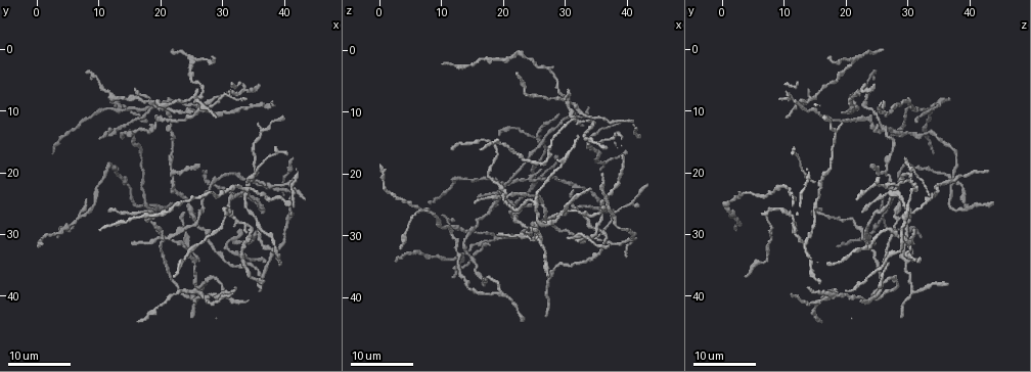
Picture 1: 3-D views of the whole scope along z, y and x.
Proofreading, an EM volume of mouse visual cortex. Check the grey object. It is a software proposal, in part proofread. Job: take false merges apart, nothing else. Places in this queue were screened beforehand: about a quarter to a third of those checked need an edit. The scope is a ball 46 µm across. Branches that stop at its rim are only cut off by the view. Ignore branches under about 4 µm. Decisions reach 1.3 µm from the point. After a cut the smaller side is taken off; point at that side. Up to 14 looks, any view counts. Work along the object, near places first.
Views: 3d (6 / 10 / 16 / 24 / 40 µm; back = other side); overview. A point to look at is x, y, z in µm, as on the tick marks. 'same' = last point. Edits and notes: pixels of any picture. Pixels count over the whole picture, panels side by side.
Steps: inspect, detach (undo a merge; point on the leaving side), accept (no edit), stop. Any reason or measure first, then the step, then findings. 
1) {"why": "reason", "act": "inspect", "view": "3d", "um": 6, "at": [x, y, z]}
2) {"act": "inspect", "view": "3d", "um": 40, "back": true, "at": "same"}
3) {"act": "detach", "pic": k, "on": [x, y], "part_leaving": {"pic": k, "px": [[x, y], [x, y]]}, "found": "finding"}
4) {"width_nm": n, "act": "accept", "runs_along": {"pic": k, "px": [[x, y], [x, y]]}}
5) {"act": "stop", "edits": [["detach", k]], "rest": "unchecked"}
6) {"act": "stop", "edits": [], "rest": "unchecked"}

{"why": "a fork", "act": "inspect", "view": "3d", "um": 16, "at": [22.0, 20.0, 26.5]}

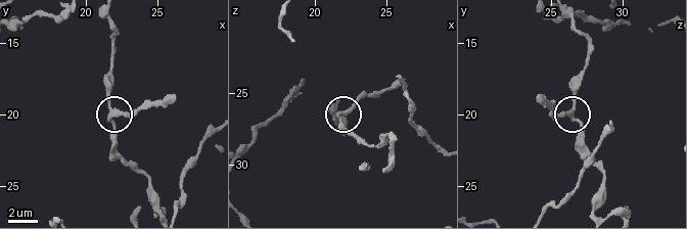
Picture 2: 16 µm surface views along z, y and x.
{"why": "zoom in", "act": "inspect", "view": "3d", "um": 6, "at": [22.0, 19.6, 26.4]}

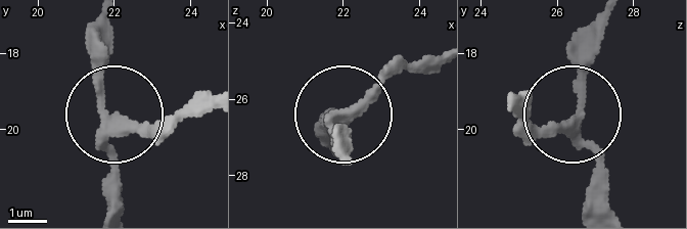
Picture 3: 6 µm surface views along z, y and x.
{"act": "accept", "runs_along": {"pic": 3, "px": [[120, 207], [103, 128], [120, 119], [194, 119]]}, "found": "continuous, no second cell"}

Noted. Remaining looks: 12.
{"why": "looks like a crossing", "act": "inspect", "view": "3d", "um": 24, "at": [20.0, 31.0, 23.5]}

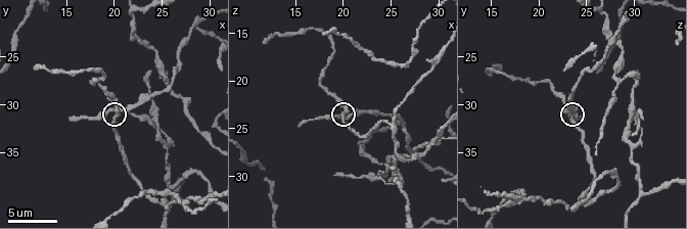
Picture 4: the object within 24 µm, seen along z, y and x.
{"act": "inspect", "view": "3d", "um": 6, "at": [20.2, 31.0, 23.2]}

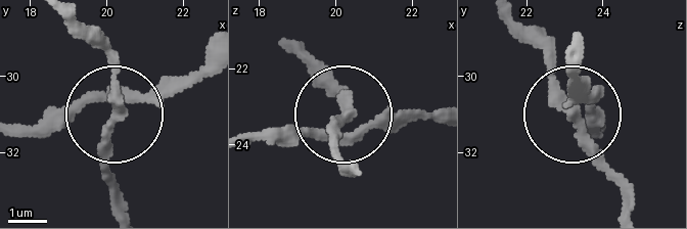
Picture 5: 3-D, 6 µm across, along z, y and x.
{"width_nm": 270, "act": "accept", "runs_along": {"pic": 5, "px": [[208, 54], [120, 113], [100, 29]]}, "found": "one cell here"}

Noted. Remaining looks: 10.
{"why": "three-way junction", "act": "inspect", "view": "3d", "um": 16, "at": [28.0, 9.5, 13.0]}

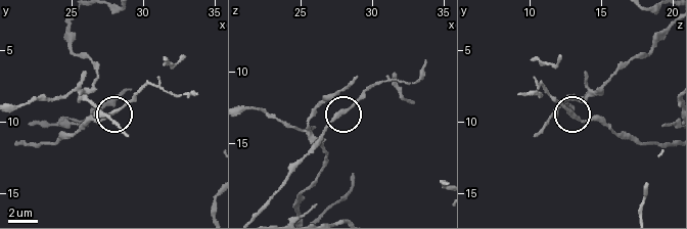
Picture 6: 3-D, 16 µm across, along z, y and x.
{"act": "inspect", "view": "3d", "um": 10, "at": [27.8, 9.4, 12.8]}

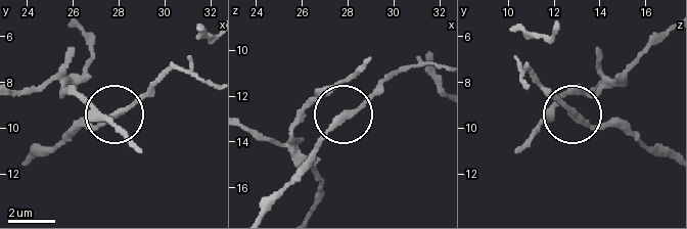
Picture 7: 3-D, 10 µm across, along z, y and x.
{"act": "accept", "runs_along": {"pic": 7, "px": [[263, 208], [319, 137], [387, 75]]}, "found": "continuous, no second cell"}

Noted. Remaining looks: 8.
{"why": "two arms in line, one across", "act": "inspect", "view": "3d", "um": 24, "at": [6.0, 28.0, 25.5]}

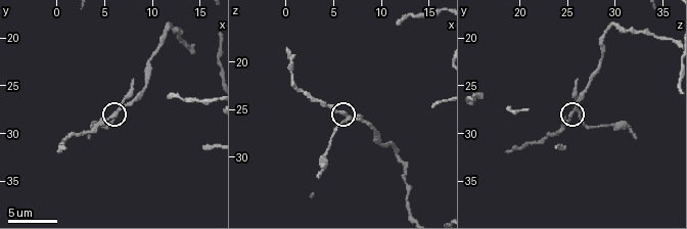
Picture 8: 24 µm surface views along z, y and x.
{"act": "inspect", "view": "3d", "um": 6, "at": [6.4, 27.6, 26.0]}

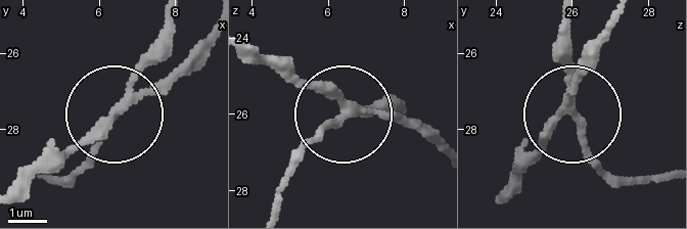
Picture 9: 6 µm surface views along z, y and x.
{"act": "accept", "runs_along": {"pic": 9, "px": [[436, 147], [358, 108], [292, 154]]}, "found": "continuous, no second cell"}

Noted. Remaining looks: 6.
{"why": "two arms in line, one across", "act": "inspect", "view": "3d", "um": 16, "at": [18.5, 9.0, 30.5]}

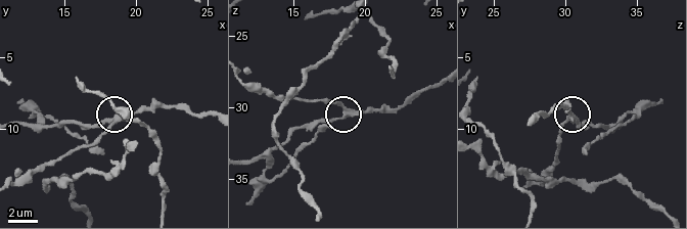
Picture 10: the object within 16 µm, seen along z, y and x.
{"why": "closer look", "act": "inspect", "view": "3d", "um": 6, "at": [18.4, 9.4, 30.6]}

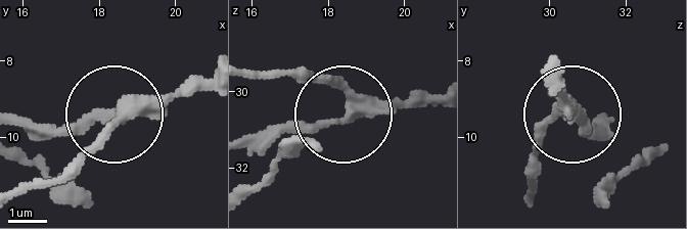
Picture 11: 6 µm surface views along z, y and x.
{"arms": 3, "act": "detach", "pic": 11, "on": [98, 148], "part_leaving": {"pic": 11, "px": [[136, 107], [23, 185]]}, "found": "two cells meet here"}

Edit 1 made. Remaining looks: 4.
{"why": "three-way junction", "act": "inspect", "view": "3d", "um": 16, "at": [35.0, 21.0, 30.0]}

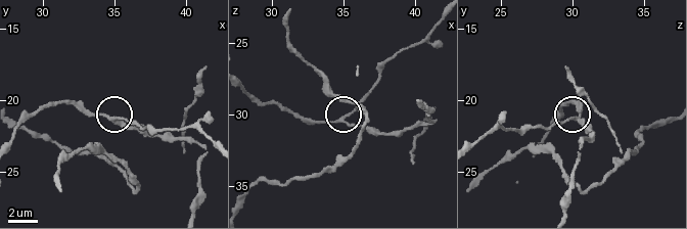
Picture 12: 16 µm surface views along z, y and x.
{"why": "zoom in", "act": "inspect", "view": "3d", "um": 6, "at": [35.0, 21.4, 30.4]}

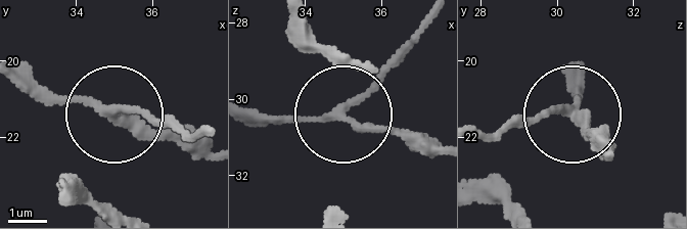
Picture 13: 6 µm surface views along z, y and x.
{"side_arm_um": 30, "act": "detach", "pic": 13, "on": [153, 126], "part_leaving": {"pic": 13, "px": [[116, 108], [199, 137]]}, "found": "a second cell is stuck on"}

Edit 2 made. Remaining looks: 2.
{"act": "stop", "edits": [["detach", 11], ["detach", 13]], "rest": "unchecked"}

